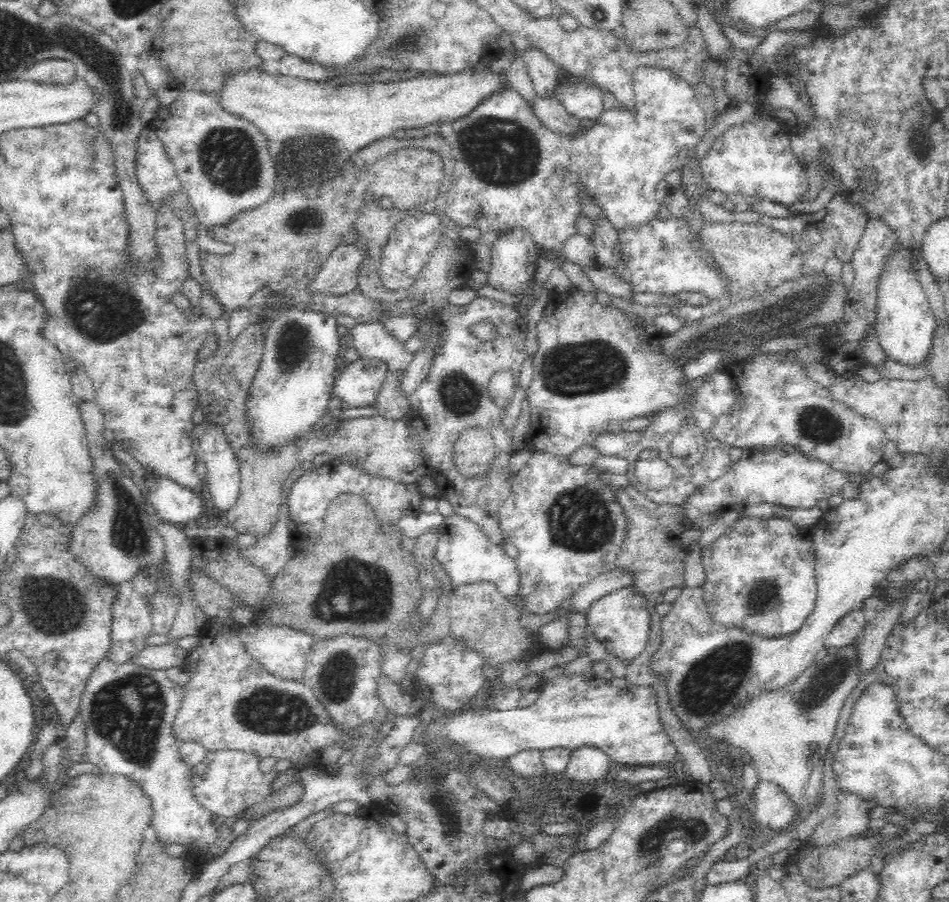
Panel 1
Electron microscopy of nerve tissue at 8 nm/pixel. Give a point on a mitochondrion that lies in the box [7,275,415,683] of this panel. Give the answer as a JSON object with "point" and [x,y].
{"point":[55,607]}

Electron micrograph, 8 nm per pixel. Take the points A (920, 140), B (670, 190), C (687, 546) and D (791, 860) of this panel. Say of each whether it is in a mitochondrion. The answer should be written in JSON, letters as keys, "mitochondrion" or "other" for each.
{"A":"mitochondrion","B":"other","C":"other","D":"other"}

